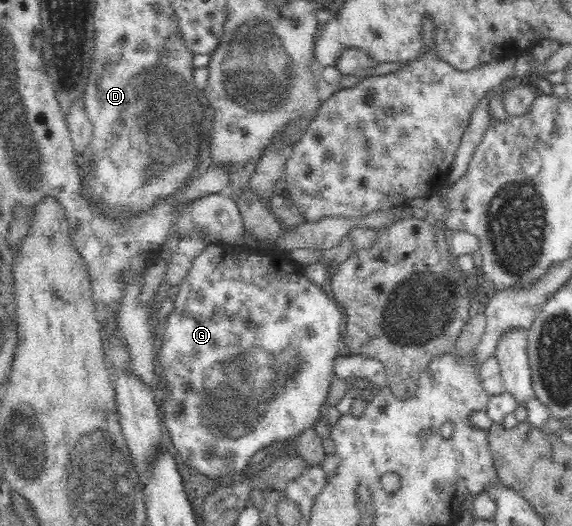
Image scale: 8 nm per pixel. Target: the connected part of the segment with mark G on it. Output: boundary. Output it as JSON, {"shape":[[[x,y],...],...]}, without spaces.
{"shape":[[[212,243],[204,254],[200,254],[192,265],[192,270],[180,285],[180,291],[175,296],[175,306],[168,312],[169,319],[162,338],[163,348],[159,354],[159,368],[169,391],[169,397],[163,402],[165,407],[166,427],[172,435],[173,444],[178,454],[192,467],[207,475],[214,482],[220,476],[234,476],[242,471],[252,455],[270,445],[288,437],[295,437],[310,426],[315,426],[319,415],[324,412],[327,404],[328,388],[335,376],[333,370],[336,360],[342,355],[342,325],[344,312],[339,305],[320,286],[300,274],[296,263],[292,261],[284,249],[274,247],[245,247],[236,243]]]}

